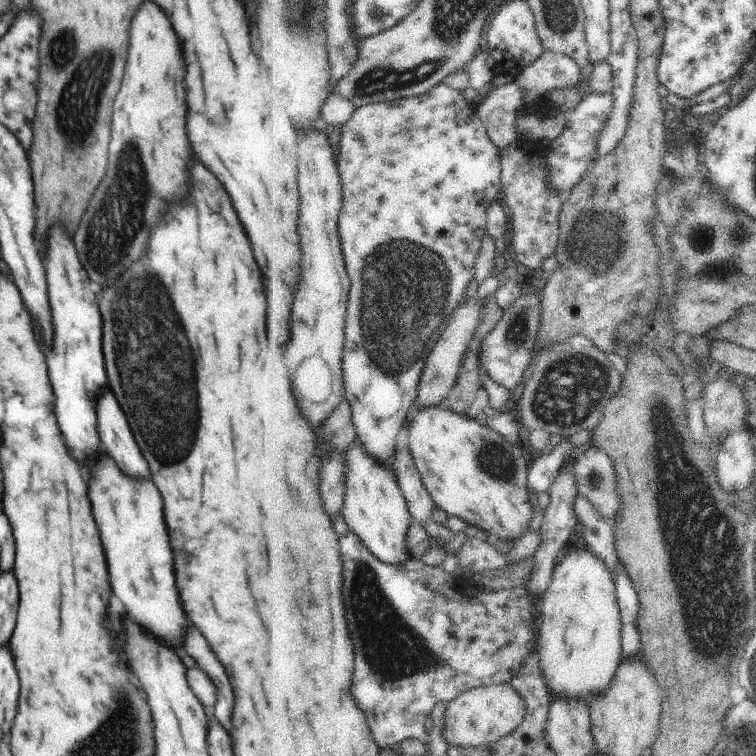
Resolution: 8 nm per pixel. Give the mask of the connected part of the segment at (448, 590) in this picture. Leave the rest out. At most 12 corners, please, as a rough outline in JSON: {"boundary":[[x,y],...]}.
{"boundary":[[341,539],[356,702],[384,749],[537,650],[528,586]]}

